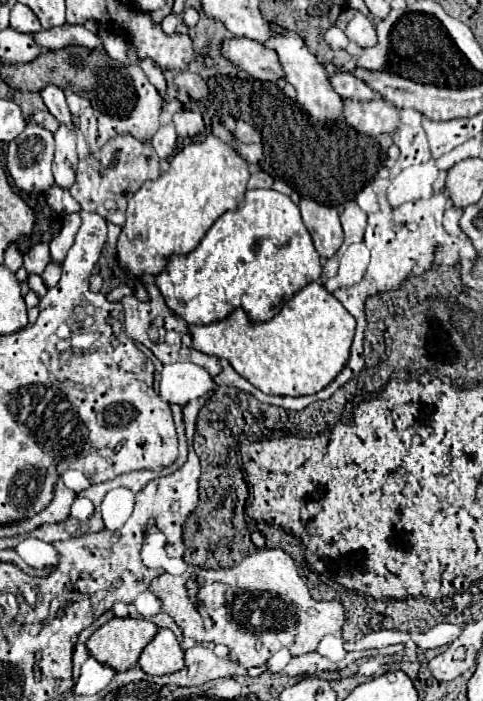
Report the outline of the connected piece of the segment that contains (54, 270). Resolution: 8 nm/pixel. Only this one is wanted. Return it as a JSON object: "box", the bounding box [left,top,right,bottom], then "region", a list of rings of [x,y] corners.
{"box":[41,262,61,288],"region":[[[51,262],[51,264],[45,268],[45,272],[41,274],[41,278],[43,278],[43,282],[45,282],[47,288],[55,286],[55,284],[59,282],[59,276],[61,276],[61,264],[53,264],[53,262]]]}

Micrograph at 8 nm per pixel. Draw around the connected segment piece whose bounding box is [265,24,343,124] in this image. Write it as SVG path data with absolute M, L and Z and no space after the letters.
M271 24L271 26L275 28L275 36L269 42L265 42L265 46L279 54L281 66L285 70L285 80L289 84L293 84L293 88L297 90L297 102L301 104L301 108L315 120L329 122L329 124L341 124L343 122L343 98L329 84L323 64L319 64L317 58L307 50L307 46L299 34L285 30L277 24Z

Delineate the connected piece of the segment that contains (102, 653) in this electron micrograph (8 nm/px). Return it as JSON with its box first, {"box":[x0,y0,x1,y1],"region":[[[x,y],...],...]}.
{"box":[87,618,157,670],"region":[[[113,618],[95,630],[87,648],[95,660],[113,670],[129,670],[137,664],[143,648],[157,634],[157,626],[145,618]]]}

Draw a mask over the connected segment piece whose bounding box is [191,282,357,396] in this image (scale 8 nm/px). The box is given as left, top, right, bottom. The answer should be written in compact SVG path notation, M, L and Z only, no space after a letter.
M311 282L269 322L251 324L247 314L237 308L221 322L191 326L191 336L195 350L229 360L235 372L245 376L245 380L261 392L307 396L329 386L341 368L345 368L355 326L355 318L343 308L343 304L331 296L323 284Z

